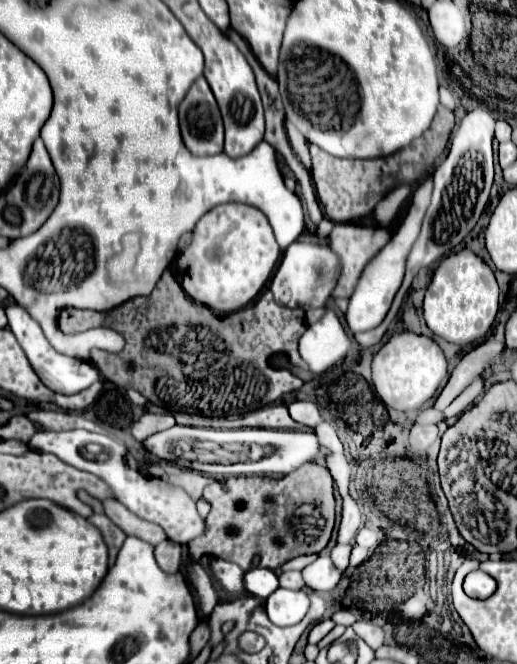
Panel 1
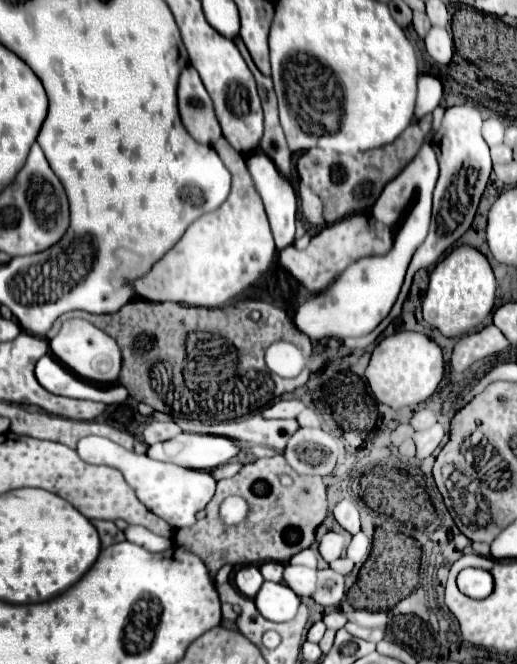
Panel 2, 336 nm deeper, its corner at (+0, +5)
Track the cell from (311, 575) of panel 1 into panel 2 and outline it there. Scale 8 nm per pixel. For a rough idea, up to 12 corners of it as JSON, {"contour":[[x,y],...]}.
{"contour":[[285,564],[283,580],[297,596],[311,596],[317,568]]}

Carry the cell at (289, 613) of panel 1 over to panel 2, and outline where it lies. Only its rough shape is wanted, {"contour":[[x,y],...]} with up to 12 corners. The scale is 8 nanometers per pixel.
{"contour":[[265,582],[255,606],[271,622],[293,620],[299,596]]}

